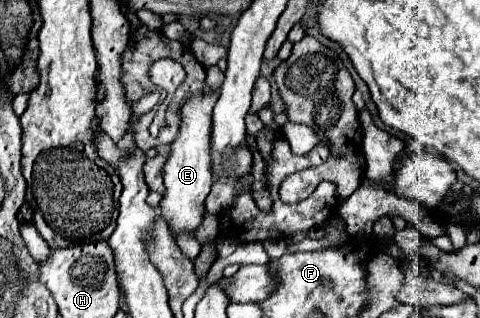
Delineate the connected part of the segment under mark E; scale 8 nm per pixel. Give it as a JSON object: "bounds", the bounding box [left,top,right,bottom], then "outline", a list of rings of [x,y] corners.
{"bounds":[159,90,219,236],"outline":[[[205,90],[203,94],[199,94],[197,98],[189,100],[183,106],[183,112],[181,112],[183,124],[181,124],[179,136],[171,144],[171,154],[169,154],[169,160],[163,168],[165,194],[161,198],[159,210],[161,210],[161,218],[165,218],[173,236],[179,236],[179,234],[193,236],[205,216],[203,202],[211,190],[209,130],[211,130],[211,112],[213,112],[217,98],[219,98],[219,94]]]}

